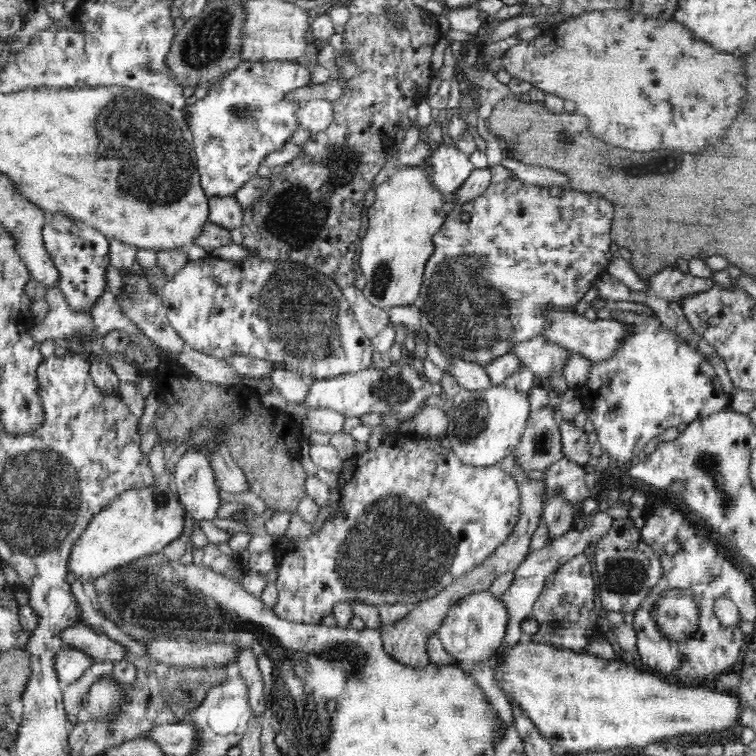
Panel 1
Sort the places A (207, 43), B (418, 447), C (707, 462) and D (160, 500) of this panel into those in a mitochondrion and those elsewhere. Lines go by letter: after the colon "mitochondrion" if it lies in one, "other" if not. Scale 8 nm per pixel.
A: mitochondrion
B: other
C: mitochondrion
D: mitochondrion

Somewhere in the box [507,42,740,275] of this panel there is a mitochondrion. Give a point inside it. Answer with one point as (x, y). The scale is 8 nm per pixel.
(635, 165)

